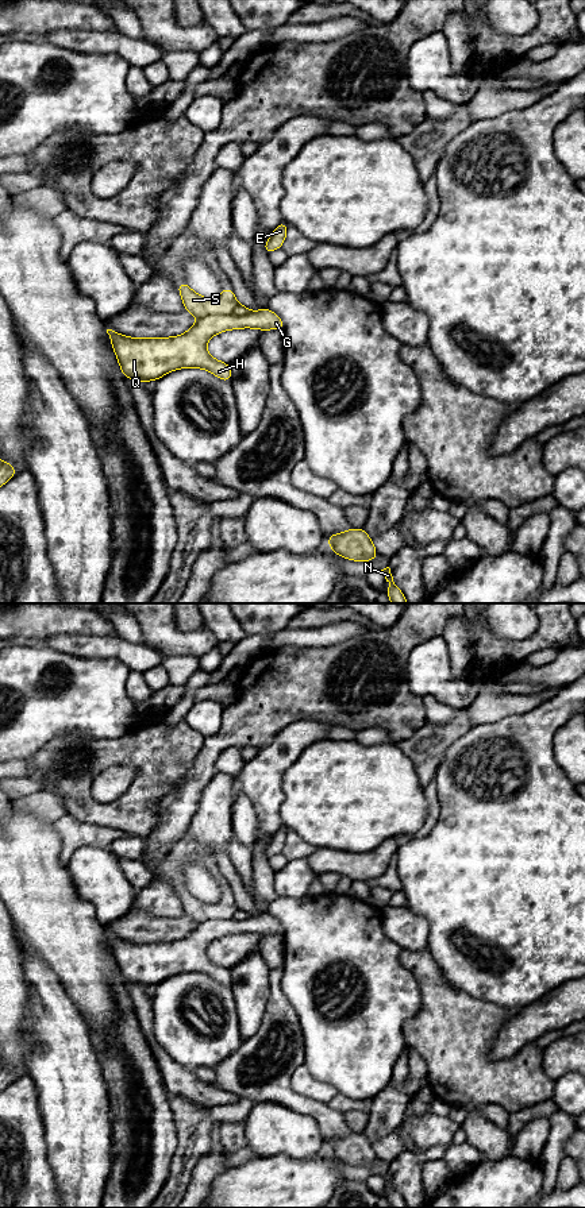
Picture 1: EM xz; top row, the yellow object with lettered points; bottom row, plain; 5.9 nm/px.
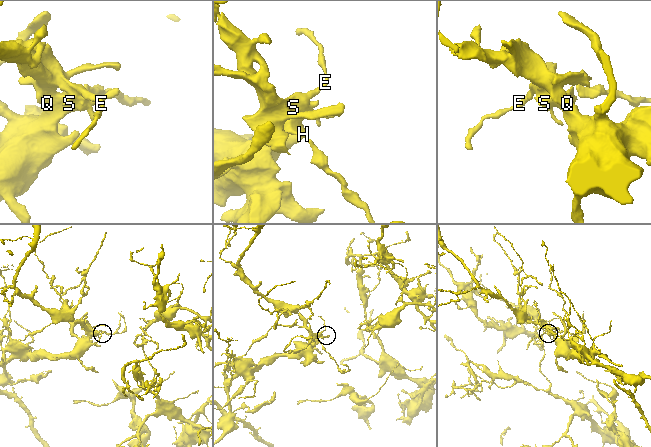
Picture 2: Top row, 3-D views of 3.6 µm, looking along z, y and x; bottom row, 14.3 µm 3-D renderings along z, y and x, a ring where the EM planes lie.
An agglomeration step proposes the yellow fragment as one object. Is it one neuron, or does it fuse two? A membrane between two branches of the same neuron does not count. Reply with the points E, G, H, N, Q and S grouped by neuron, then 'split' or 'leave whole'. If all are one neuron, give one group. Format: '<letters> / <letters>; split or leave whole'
E S / G H N Q; split

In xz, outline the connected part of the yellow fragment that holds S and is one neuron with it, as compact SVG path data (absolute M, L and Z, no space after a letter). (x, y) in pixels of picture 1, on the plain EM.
M185 887L177 888L177 894L182 902L185 915L203 923L215 919L231 919L245 921L250 915L245 910L236 907L232 894L224 894L215 903L205 903L195 898Z

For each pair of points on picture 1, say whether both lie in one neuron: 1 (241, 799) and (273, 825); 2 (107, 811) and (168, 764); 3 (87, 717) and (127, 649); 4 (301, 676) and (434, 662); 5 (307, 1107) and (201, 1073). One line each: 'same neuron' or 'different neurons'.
1: different neurons
2: same neuron
3: different neurons
4: different neurons
5: different neurons

